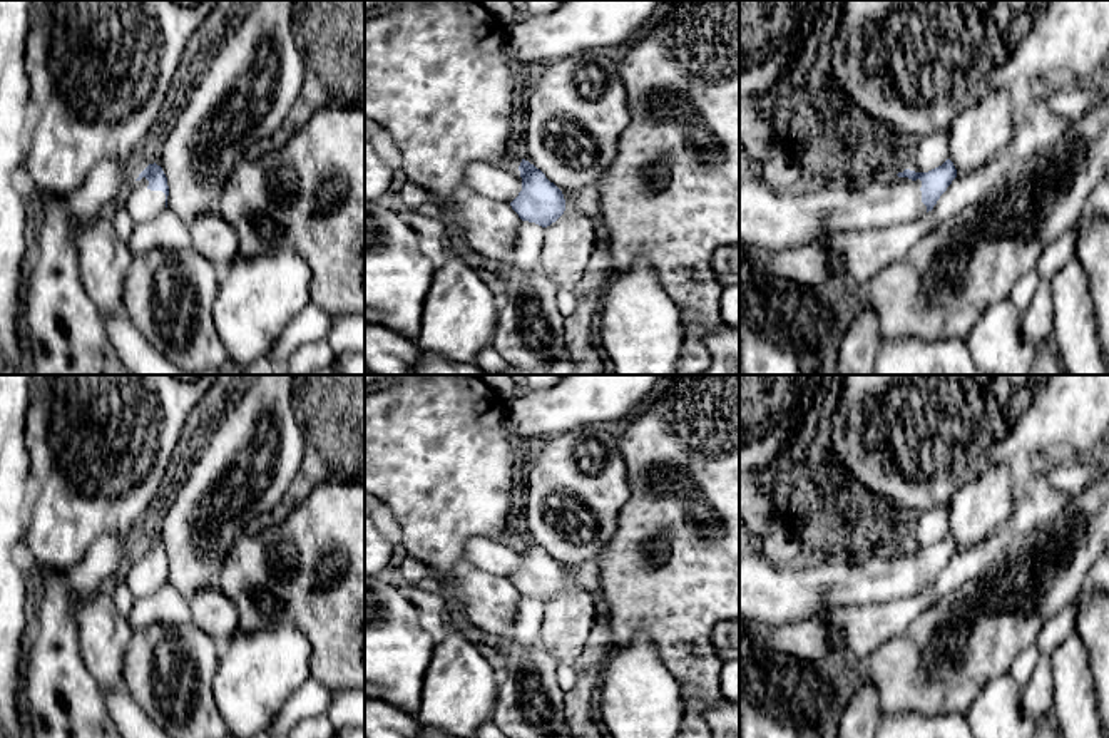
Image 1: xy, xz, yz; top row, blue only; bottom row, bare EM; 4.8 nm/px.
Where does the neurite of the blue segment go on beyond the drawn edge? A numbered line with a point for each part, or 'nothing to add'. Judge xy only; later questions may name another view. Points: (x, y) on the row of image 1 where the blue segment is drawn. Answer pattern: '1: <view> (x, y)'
1: xy (143, 204)

